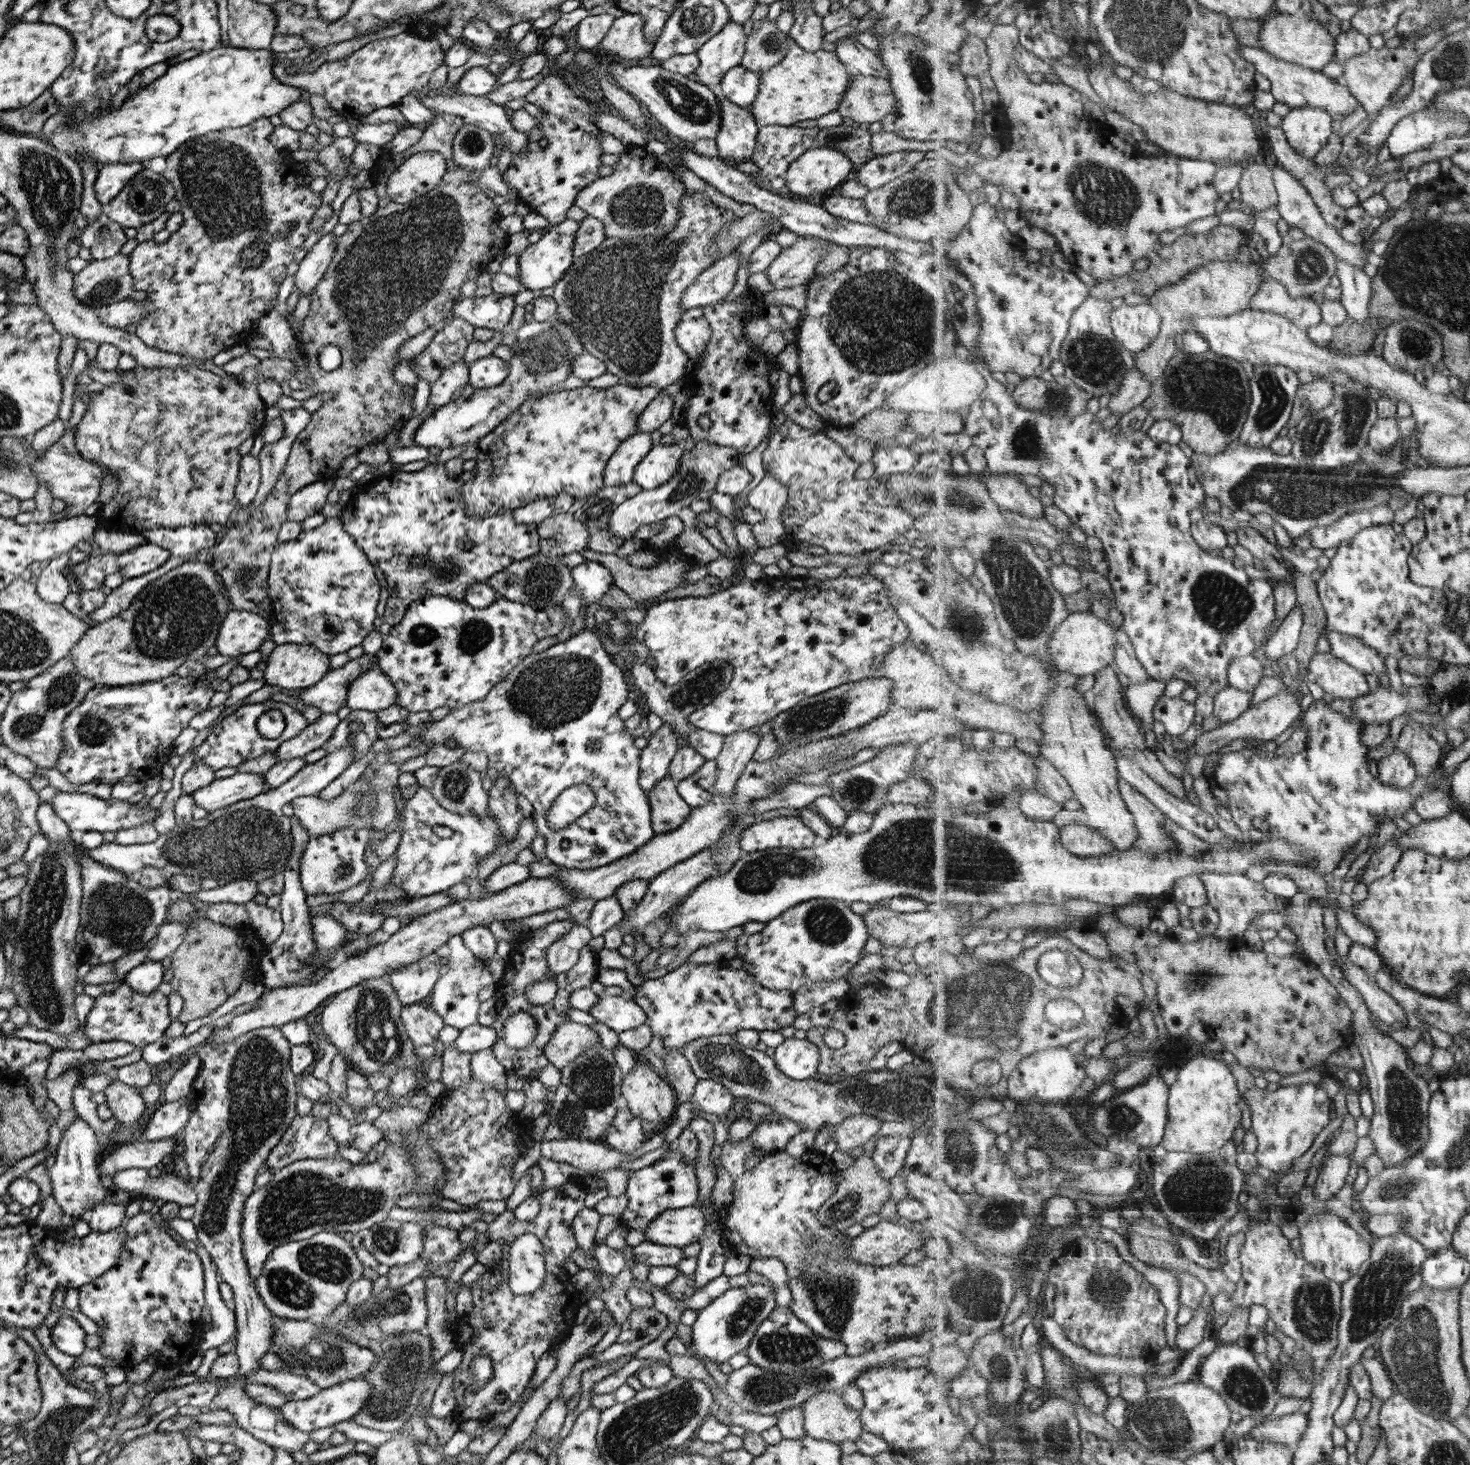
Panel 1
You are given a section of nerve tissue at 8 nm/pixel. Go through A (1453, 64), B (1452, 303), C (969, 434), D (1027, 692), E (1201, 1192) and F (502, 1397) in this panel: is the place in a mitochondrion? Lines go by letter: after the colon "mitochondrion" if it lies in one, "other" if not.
A: mitochondrion
B: mitochondrion
C: other
D: other
E: mitochondrion
F: other

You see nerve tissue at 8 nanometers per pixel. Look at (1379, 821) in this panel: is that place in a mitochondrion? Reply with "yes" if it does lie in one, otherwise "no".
no

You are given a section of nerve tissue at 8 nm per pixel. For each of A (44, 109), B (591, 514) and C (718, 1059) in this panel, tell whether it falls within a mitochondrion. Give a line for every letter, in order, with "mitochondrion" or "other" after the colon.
A: other
B: mitochondrion
C: mitochondrion

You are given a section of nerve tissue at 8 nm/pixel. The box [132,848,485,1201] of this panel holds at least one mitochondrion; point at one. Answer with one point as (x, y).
(371, 1021)

